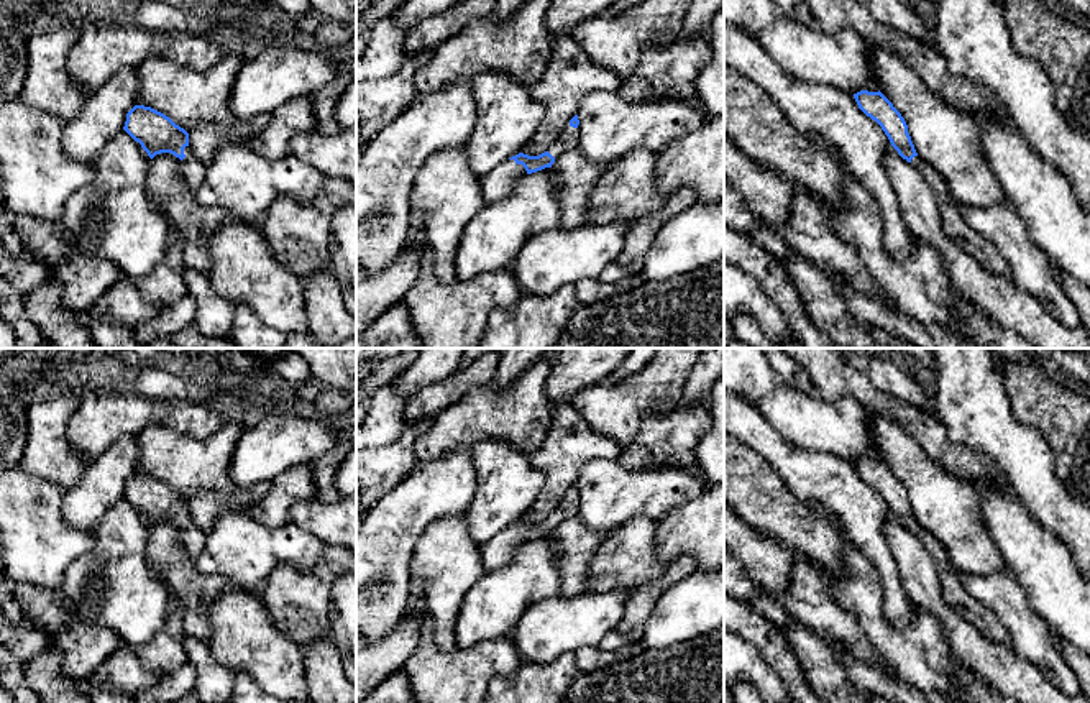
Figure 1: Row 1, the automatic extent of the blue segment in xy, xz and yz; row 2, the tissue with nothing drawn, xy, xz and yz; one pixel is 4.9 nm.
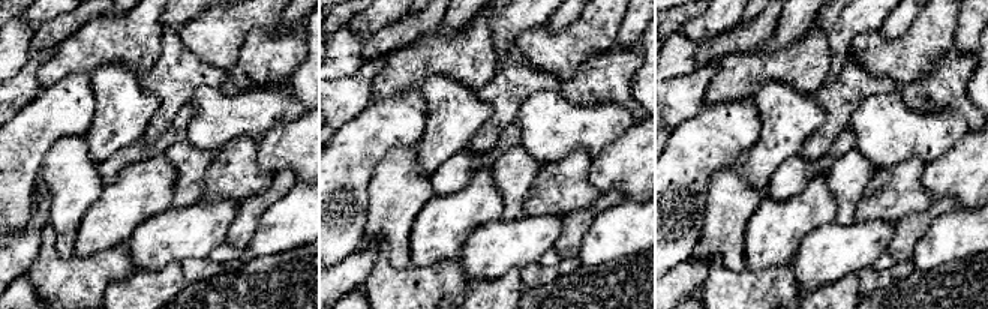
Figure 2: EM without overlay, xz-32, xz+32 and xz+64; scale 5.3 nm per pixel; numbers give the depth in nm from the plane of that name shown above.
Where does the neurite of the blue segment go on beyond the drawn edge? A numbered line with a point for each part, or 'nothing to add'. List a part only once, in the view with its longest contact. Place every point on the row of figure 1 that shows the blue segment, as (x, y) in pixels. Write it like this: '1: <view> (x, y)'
1: xz (496, 184)

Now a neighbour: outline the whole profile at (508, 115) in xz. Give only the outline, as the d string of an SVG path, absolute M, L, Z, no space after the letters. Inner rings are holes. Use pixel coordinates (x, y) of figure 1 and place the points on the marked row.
M499 69L476 74L468 80L468 85L476 102L478 118L465 149L471 172L481 181L496 166L522 153L545 118L547 107L530 95L529 87Z

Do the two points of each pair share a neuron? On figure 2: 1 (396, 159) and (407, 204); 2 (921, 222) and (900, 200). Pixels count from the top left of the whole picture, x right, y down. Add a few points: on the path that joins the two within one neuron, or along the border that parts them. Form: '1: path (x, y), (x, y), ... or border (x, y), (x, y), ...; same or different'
1: path (398, 170), (398, 194); same
2: border (933, 200), (925, 209), (906, 213), (897, 224); different

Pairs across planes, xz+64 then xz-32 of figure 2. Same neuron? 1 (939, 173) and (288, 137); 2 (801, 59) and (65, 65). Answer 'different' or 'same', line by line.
1: same
2: same

